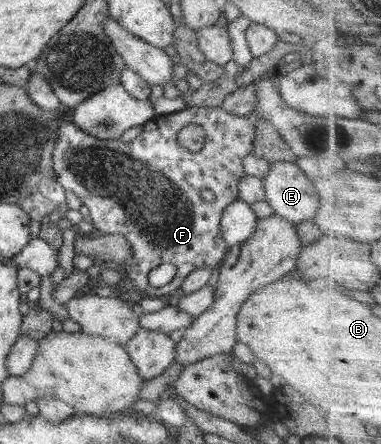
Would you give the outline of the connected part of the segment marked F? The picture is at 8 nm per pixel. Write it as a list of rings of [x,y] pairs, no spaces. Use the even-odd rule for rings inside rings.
[[[220,106],[187,107],[177,112],[155,115],[135,139],[124,142],[120,139],[101,140],[92,137],[65,115],[59,118],[57,142],[52,152],[52,175],[65,190],[75,193],[90,210],[88,218],[92,221],[96,234],[125,235],[131,247],[131,260],[124,267],[119,267],[128,284],[147,297],[172,294],[180,289],[184,278],[191,271],[216,267],[229,250],[225,239],[220,235],[220,220],[226,207],[240,200],[237,185],[239,179],[246,174],[242,160],[253,153],[254,125],[259,119],[263,117],[259,117],[255,110],[238,117]],[[190,124],[200,125],[204,130],[203,148],[196,153],[178,143],[177,133]],[[201,189],[210,189],[214,193],[212,203],[200,198],[198,192]],[[160,263],[175,265],[177,272],[168,285],[152,287],[148,279],[149,271]]]

